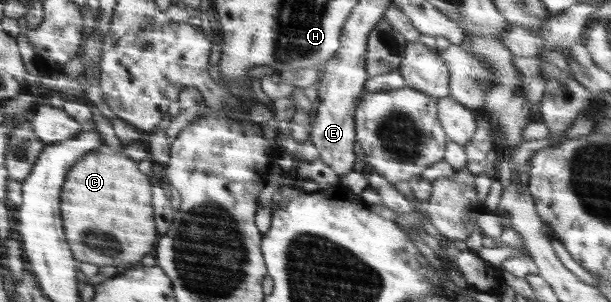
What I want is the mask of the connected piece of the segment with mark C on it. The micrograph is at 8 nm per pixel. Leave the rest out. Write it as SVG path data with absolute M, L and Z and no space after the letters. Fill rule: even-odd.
M106 145L89 154L78 168L74 166L74 172L68 172L70 180L62 192L62 216L66 216L66 236L70 236L73 256L100 268L136 264L154 250L158 240L152 216L152 184L124 152ZM94 238L100 244L92 244Z

